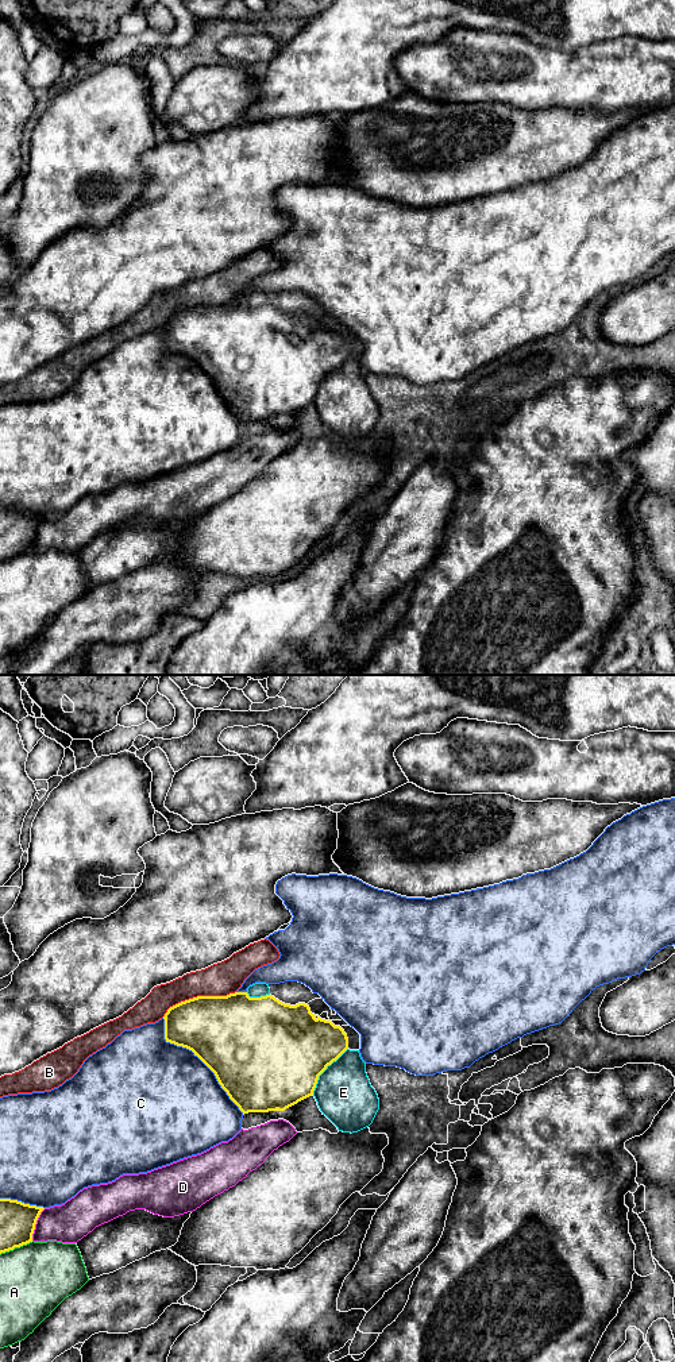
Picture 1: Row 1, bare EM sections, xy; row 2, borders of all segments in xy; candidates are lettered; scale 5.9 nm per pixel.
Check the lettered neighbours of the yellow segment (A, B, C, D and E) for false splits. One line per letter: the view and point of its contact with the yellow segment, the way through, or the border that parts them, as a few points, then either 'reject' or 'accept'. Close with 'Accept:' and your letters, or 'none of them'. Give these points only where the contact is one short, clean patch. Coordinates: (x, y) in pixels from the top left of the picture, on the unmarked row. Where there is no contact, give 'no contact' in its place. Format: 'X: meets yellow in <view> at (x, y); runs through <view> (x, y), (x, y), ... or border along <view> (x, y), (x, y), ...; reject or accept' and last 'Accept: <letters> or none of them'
A: meets yellow in xy at (16, 555); reject
B: meets yellow in xy at (197, 305); reject
C: meets yellow in xy at (200, 367); reject
D: meets yellow in xy at (35, 532); reject
E: meets yellow in xy at (324, 378); reject
Accept: none of them

